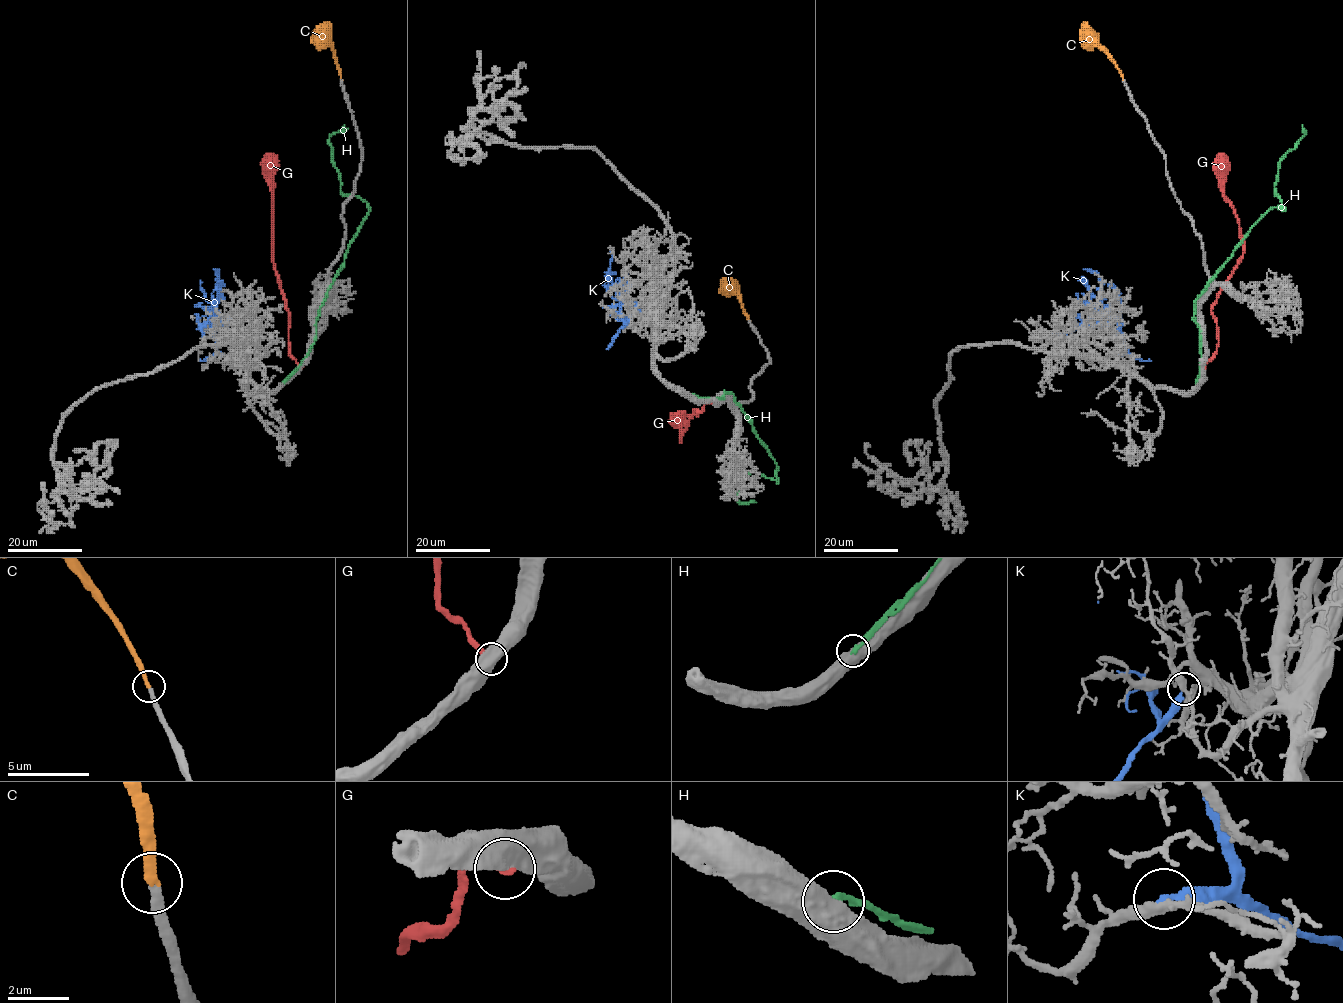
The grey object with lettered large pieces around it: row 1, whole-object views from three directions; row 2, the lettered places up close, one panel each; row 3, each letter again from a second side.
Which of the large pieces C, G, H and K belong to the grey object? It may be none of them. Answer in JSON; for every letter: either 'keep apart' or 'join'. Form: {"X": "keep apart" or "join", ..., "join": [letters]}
{"C": "join", "G": "keep apart", "H": "keep apart", "K": "keep apart", "join": ["C"]}

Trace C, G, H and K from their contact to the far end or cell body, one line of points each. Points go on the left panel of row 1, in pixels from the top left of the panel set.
C: (341, 79), (335, 54), (325, 42), (317, 39), (317, 29)
G: (301, 367), (289, 354), (289, 314), (273, 266), (273, 157), (269, 152)
H: (282, 383), (307, 355), (319, 307), (368, 212), (367, 204), (342, 193), (332, 160), (329, 138), (345, 125)
K: (222, 353), (217, 351), (213, 312), (209, 324), (201, 325), (200, 330), (204, 333), (201, 332)

